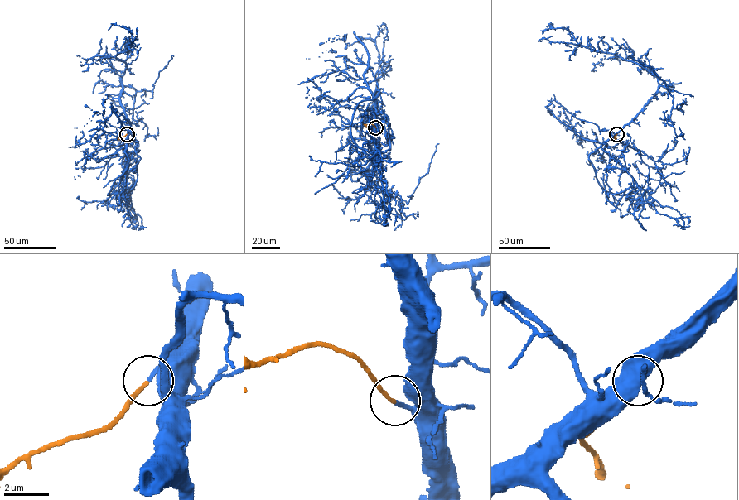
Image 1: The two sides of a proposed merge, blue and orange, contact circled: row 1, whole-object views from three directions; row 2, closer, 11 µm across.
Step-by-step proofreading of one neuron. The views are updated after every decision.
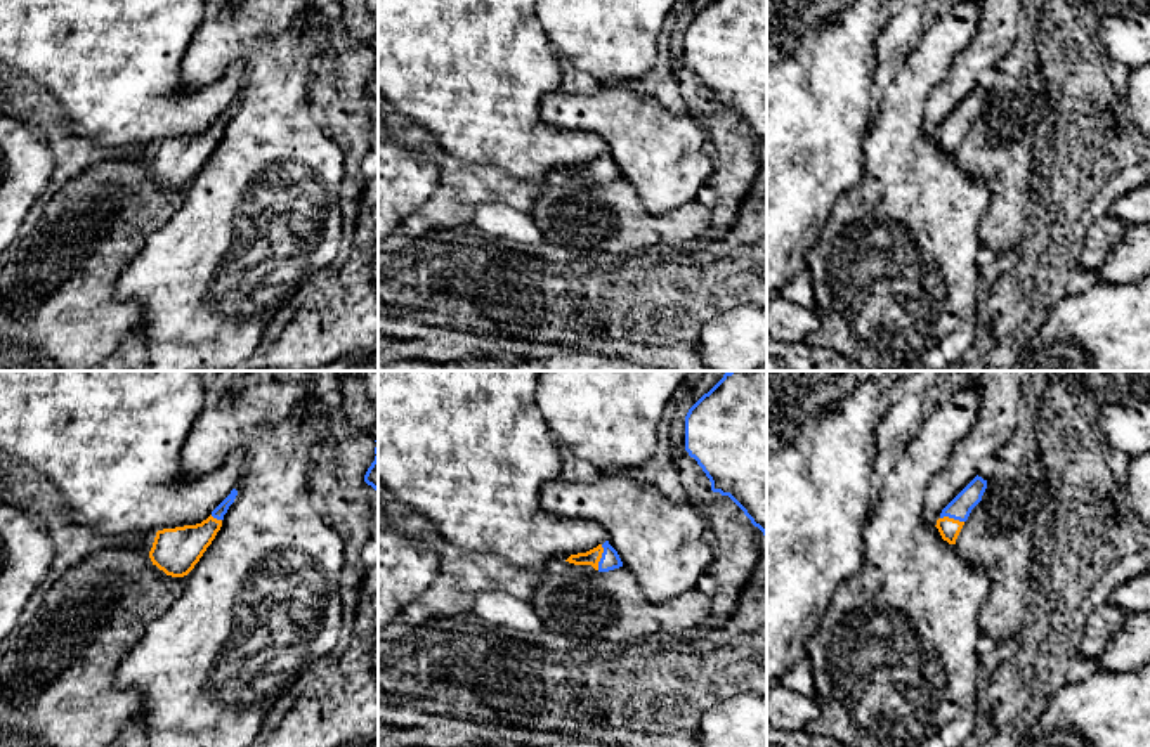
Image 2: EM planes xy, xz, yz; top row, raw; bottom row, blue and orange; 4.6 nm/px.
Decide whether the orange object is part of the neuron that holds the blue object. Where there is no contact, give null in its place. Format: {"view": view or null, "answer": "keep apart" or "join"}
{"view": "xz", "answer": "join"}

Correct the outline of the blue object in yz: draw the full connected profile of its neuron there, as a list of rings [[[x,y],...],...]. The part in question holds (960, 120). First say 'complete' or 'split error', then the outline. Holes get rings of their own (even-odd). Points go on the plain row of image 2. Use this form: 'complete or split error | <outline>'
split error | [[[975,88],[940,125],[937,140],[944,153],[956,156],[956,151],[971,121],[982,113],[987,92]]]

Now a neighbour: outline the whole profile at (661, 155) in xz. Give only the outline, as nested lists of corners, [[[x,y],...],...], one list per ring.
[[[617,81],[602,83],[595,94],[578,95],[557,90],[539,102],[539,116],[557,130],[590,132],[607,144],[623,179],[638,192],[644,208],[663,215],[694,203],[715,172],[704,146],[709,142],[706,121],[689,113],[675,114],[661,106],[645,85]]]

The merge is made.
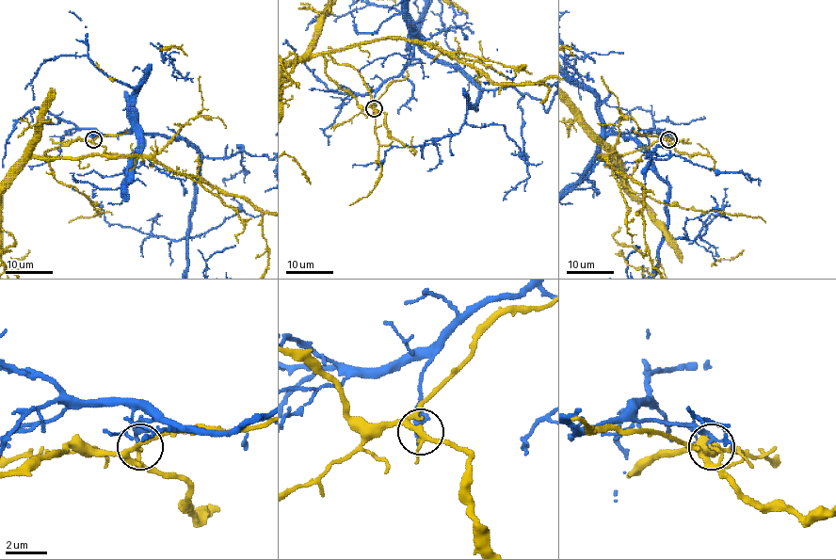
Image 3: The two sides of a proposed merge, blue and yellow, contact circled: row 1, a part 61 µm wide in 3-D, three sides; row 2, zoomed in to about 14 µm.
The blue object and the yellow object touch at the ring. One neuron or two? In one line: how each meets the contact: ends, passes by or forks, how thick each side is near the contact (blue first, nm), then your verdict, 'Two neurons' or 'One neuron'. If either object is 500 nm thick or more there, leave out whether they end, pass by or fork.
At the ring blue ends. At the ring yellow ends. Thickness 170 nm (blue) against 150 nm. Two neurons

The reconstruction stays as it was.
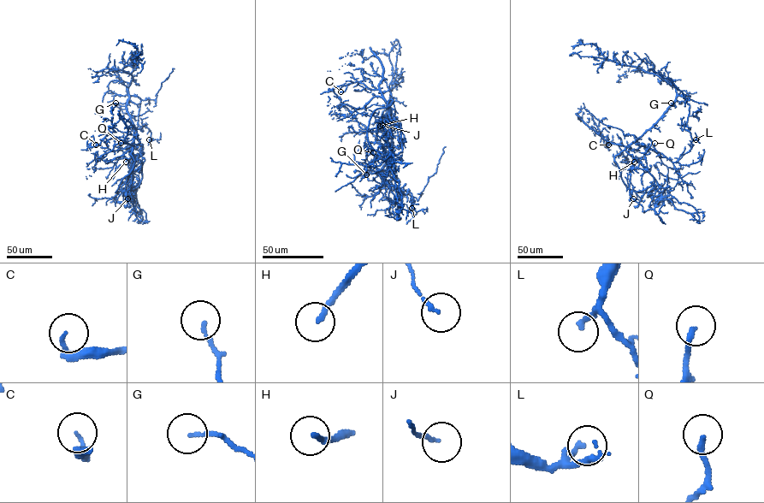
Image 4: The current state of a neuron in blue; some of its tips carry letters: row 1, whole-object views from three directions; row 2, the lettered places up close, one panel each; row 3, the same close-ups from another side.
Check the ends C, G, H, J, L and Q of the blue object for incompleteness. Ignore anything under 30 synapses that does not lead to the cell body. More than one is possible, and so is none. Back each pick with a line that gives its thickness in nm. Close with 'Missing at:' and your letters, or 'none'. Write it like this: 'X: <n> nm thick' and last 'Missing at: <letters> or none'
C: 120 nm thick
H: 200 nm thick
L: 140 nm thick
Missing at: C, H, L

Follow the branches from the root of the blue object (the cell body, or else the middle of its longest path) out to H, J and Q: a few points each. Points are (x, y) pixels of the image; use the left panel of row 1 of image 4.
H: (131, 116), (134, 134), (133, 155), (126, 162)
J: (131, 116), (134, 134), (132, 151), (138, 156), (126, 183), (127, 198)
Q: (131, 116), (133, 144), (123, 151), (119, 147), (121, 143)

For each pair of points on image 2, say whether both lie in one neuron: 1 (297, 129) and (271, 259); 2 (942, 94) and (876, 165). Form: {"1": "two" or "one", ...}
{"1": "one", "2": "two"}

